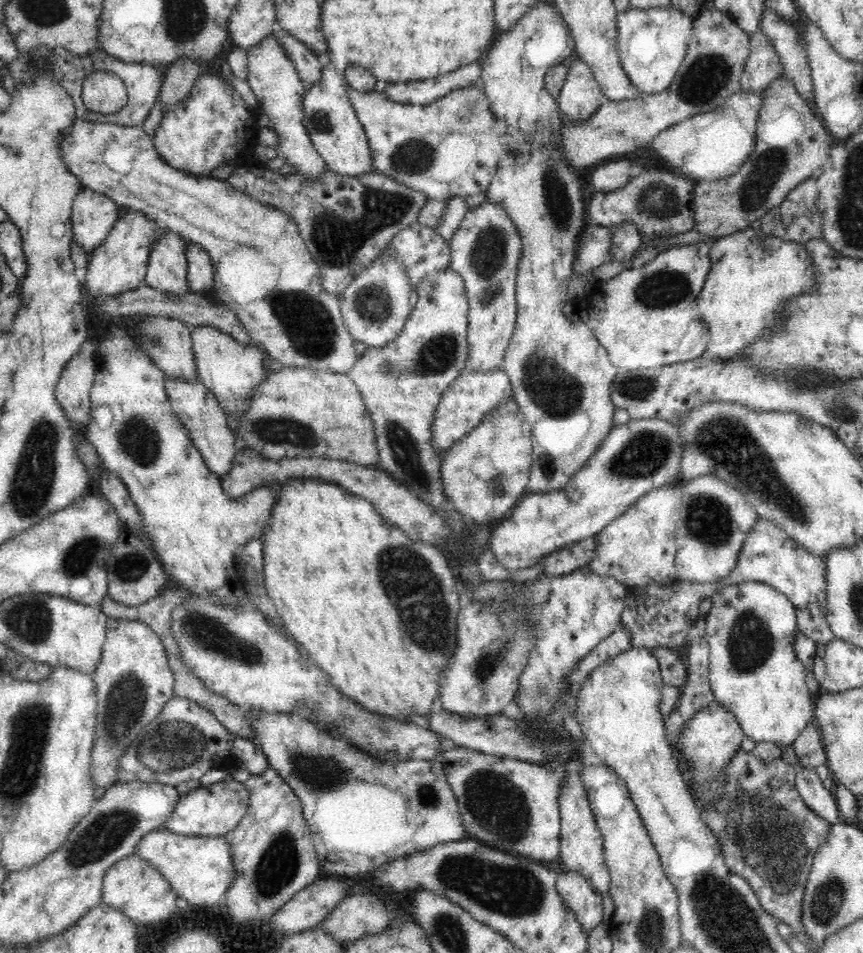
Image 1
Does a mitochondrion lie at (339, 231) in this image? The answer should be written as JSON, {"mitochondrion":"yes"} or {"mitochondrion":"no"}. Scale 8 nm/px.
{"mitochondrion":"yes"}

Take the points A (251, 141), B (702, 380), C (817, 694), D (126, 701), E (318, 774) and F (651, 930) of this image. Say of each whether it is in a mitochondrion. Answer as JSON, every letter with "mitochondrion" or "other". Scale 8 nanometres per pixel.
{"A":"other","B":"other","C":"other","D":"mitochondrion","E":"mitochondrion","F":"mitochondrion"}

